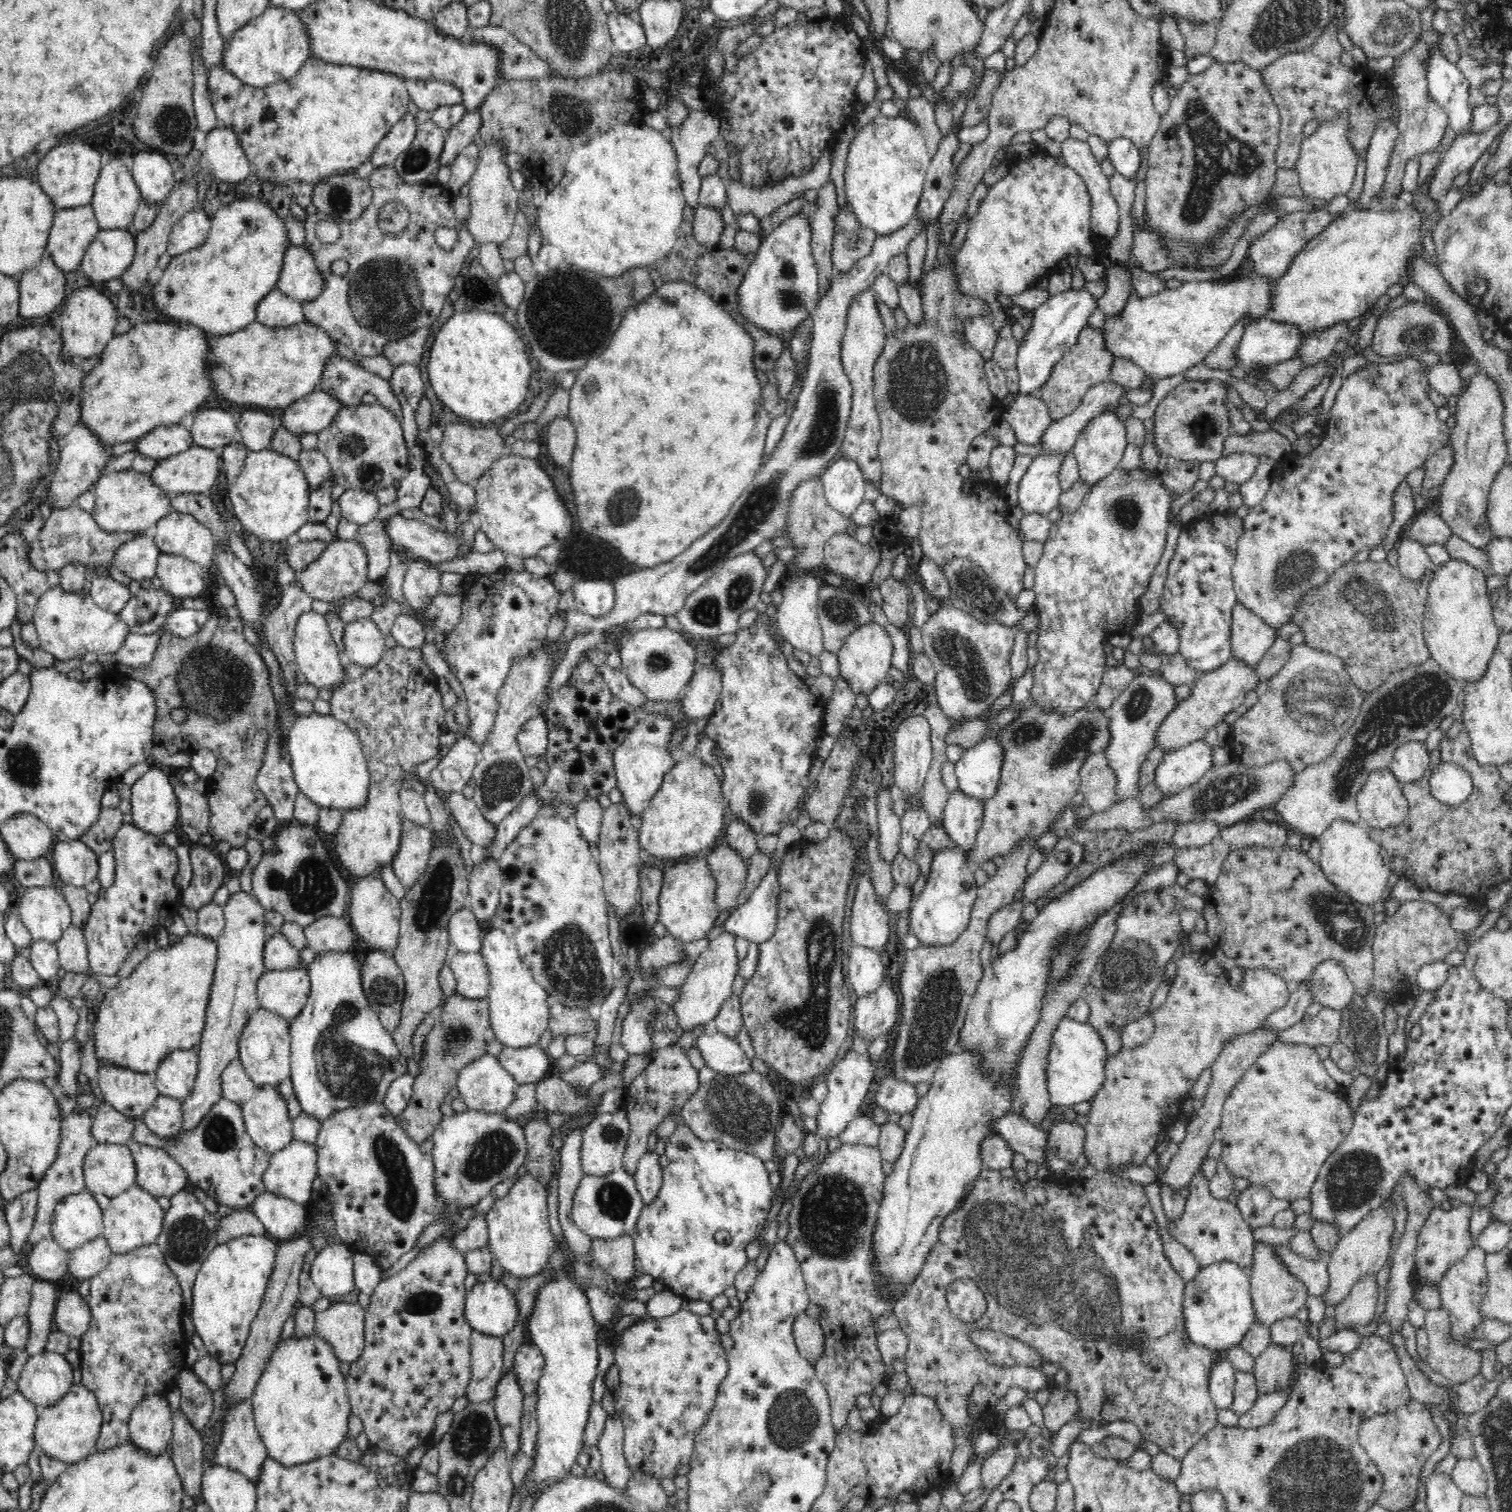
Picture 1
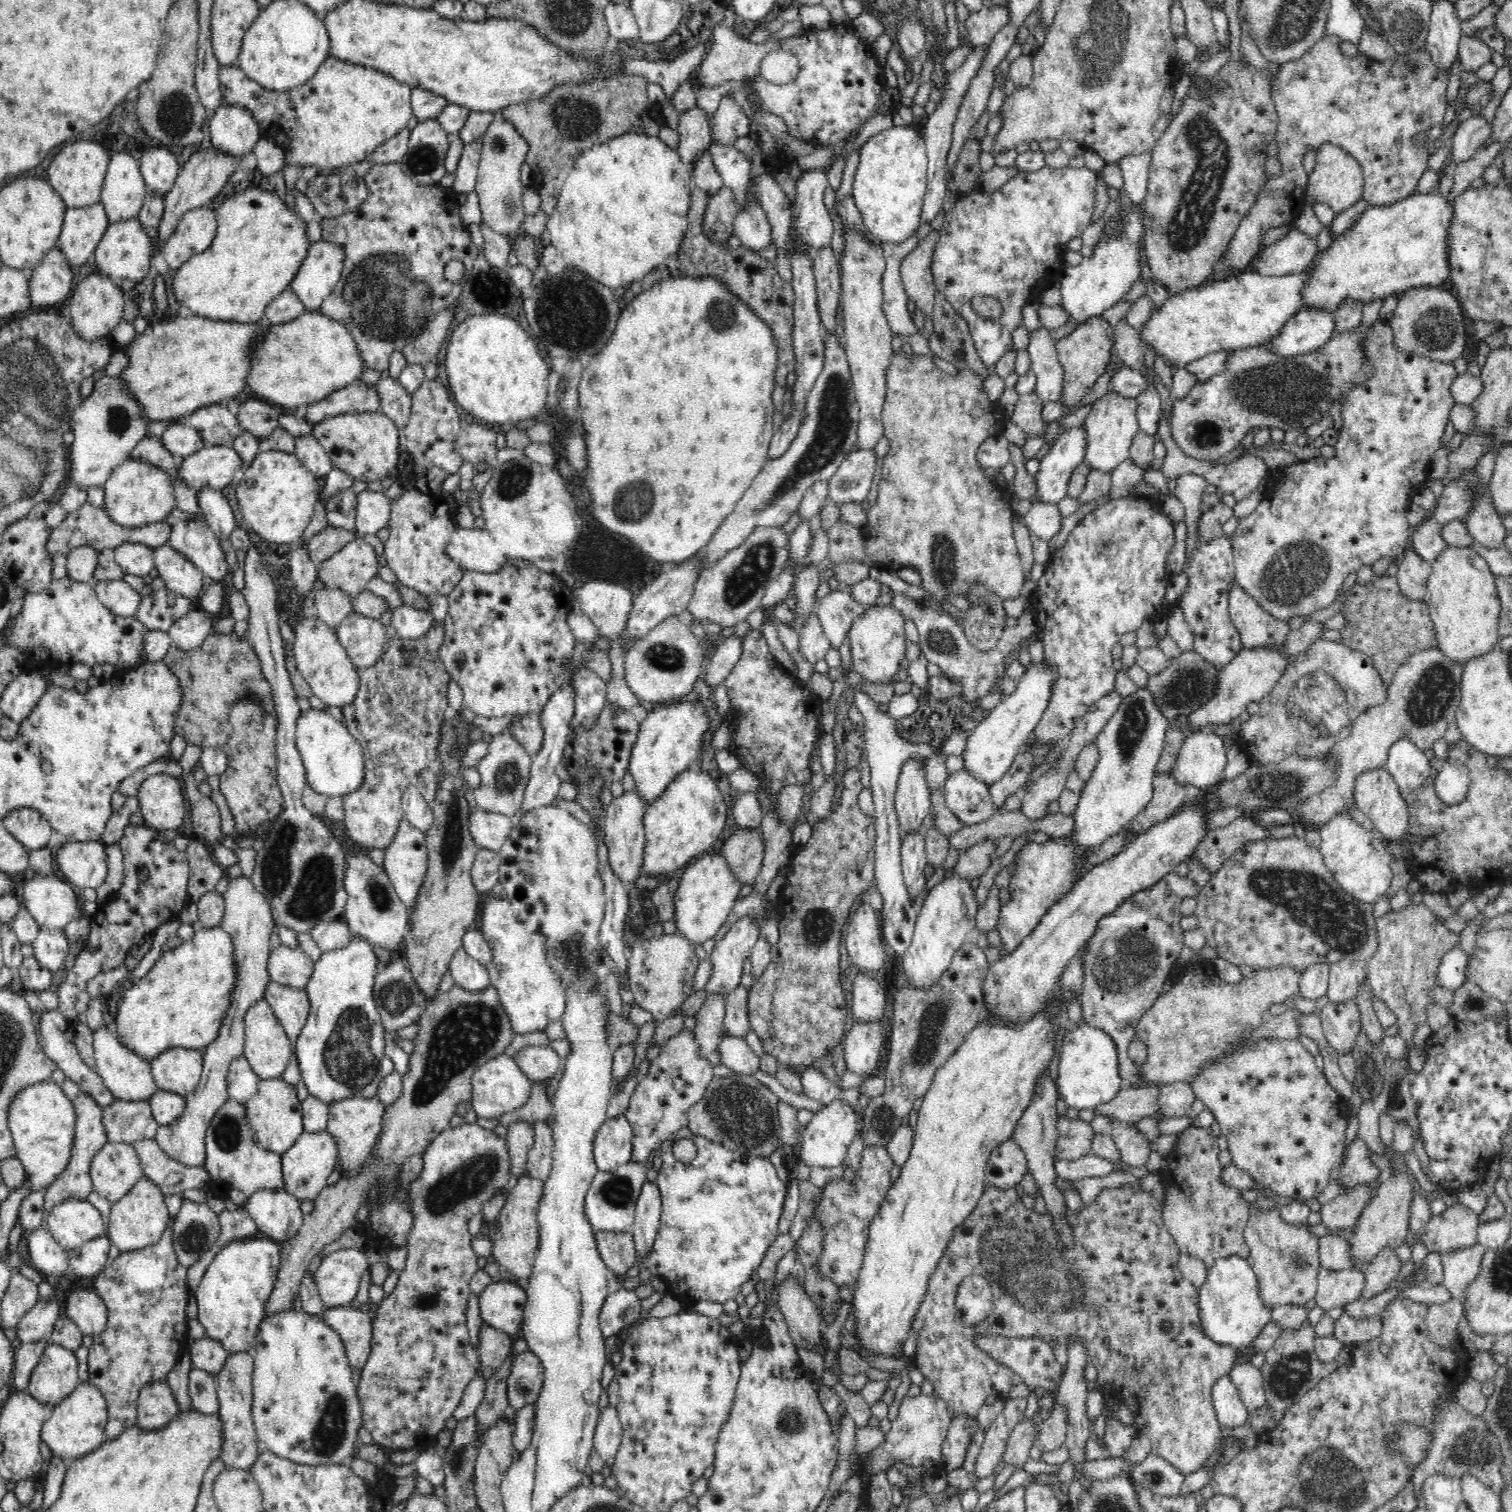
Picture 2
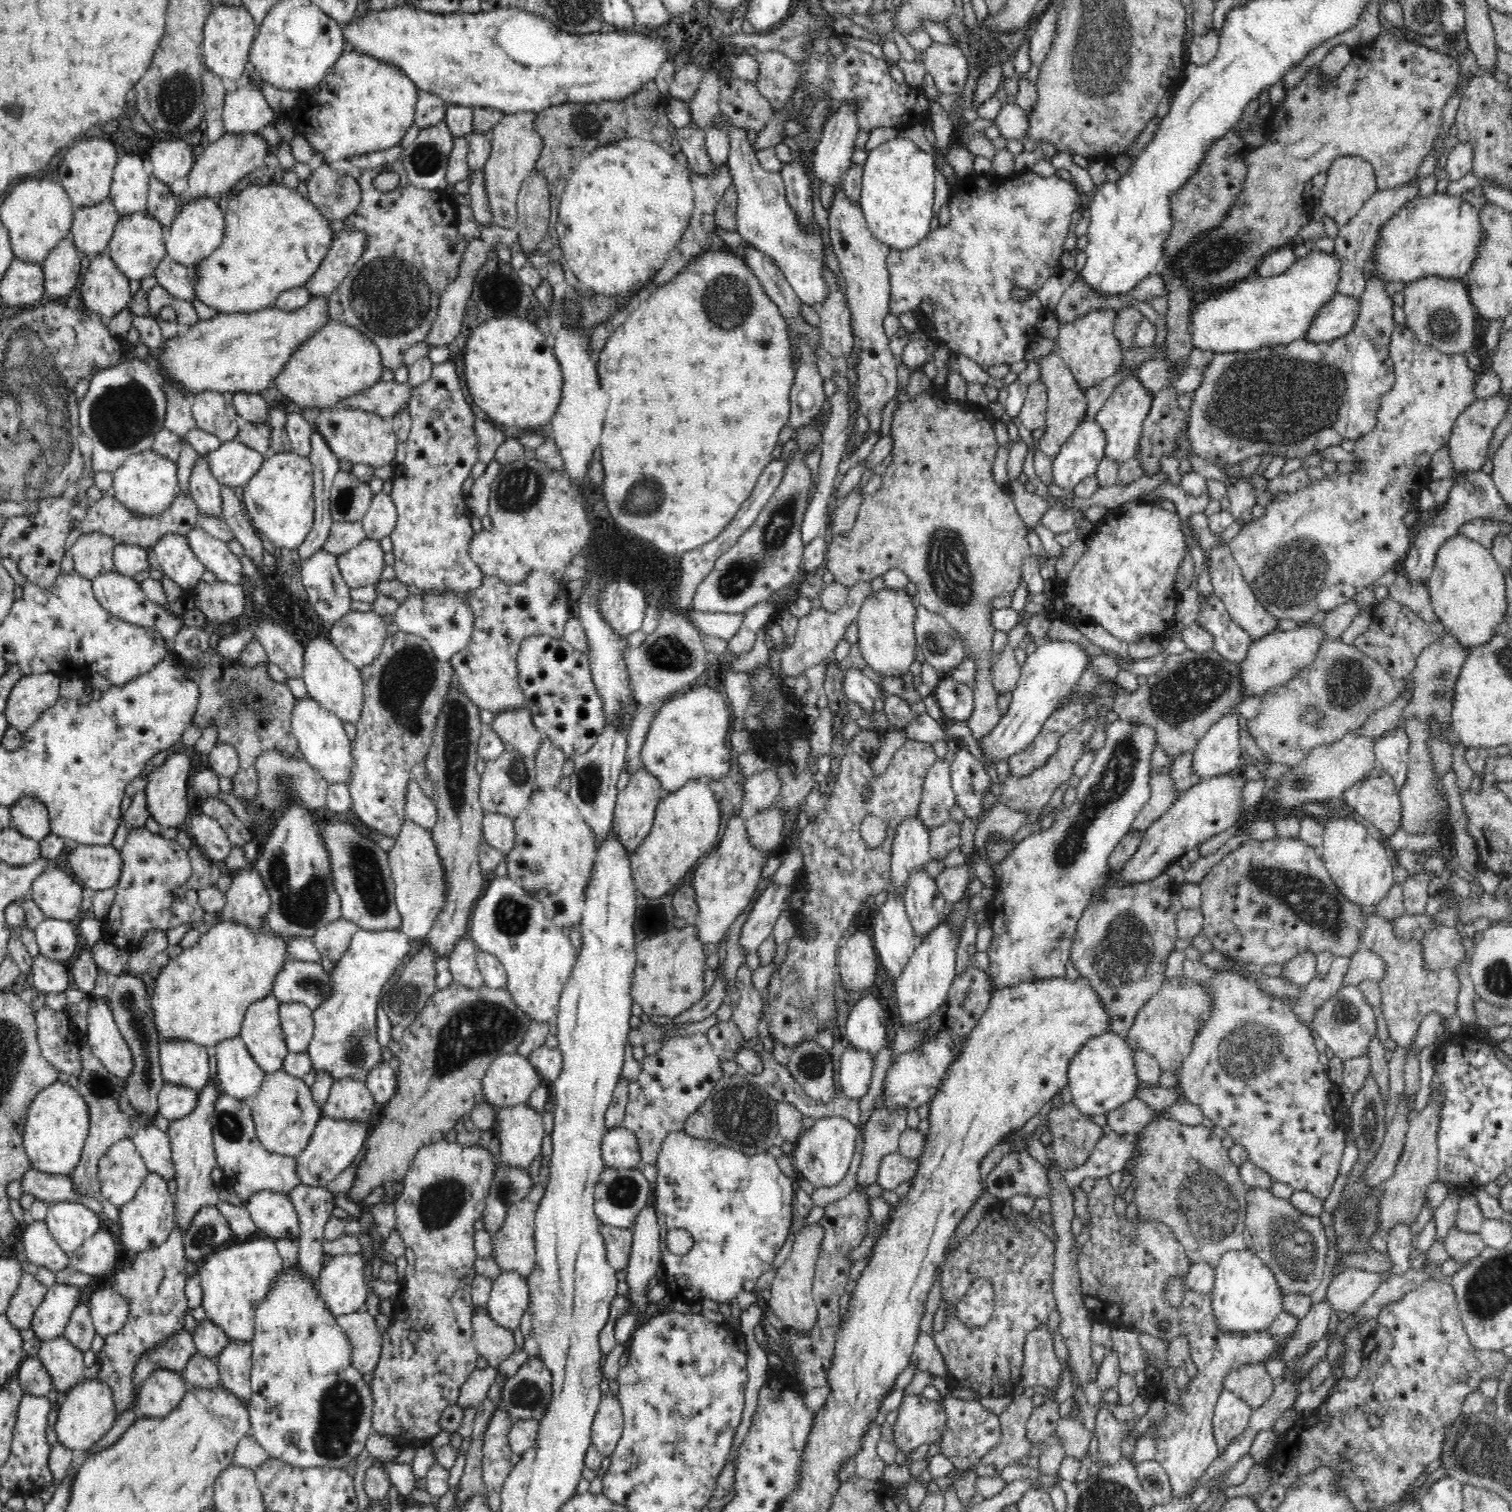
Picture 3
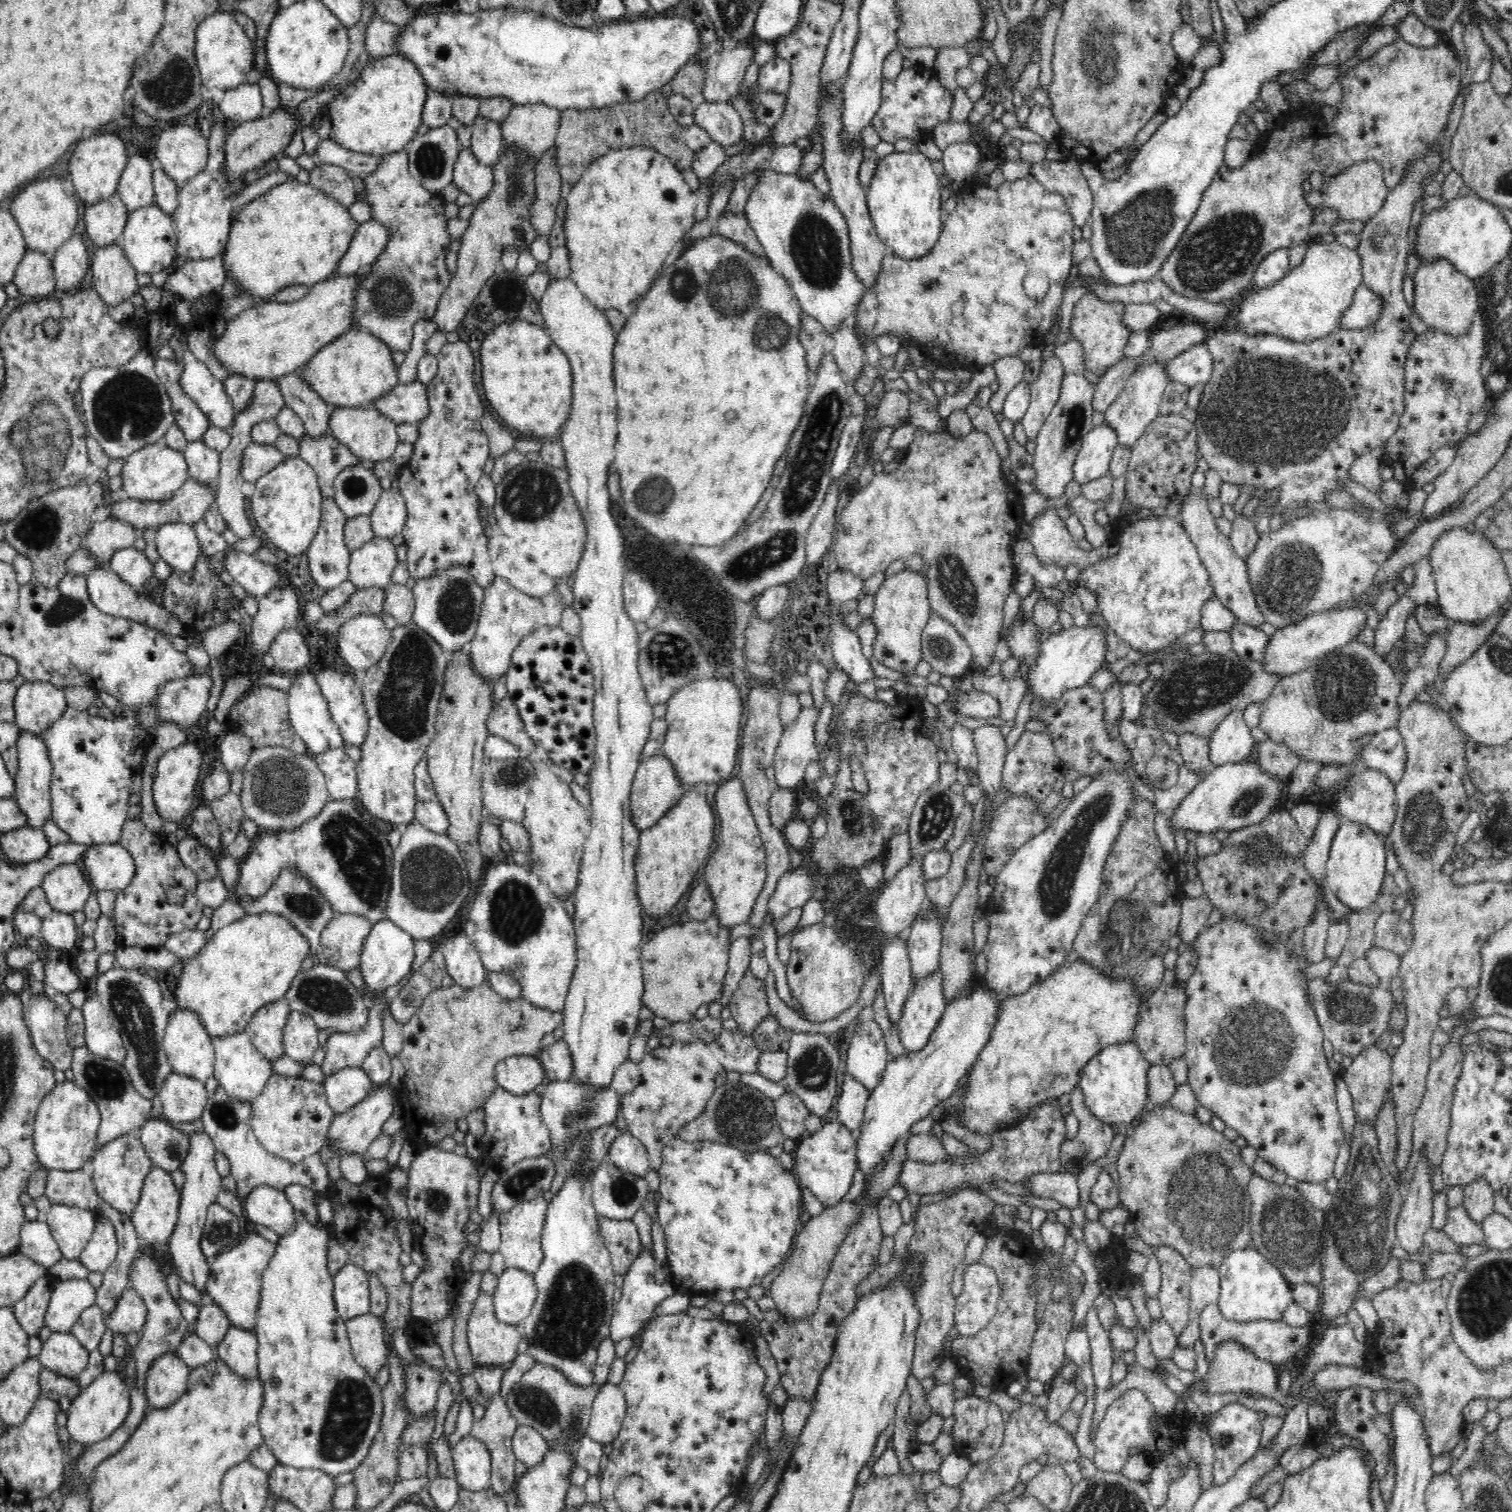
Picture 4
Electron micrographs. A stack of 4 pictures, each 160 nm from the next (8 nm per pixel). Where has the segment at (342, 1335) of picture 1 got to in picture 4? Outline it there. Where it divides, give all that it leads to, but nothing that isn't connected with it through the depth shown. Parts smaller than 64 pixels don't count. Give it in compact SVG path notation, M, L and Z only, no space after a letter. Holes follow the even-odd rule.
M366 1313L344 1323L356 1362L374 1378L387 1364L381 1317Z

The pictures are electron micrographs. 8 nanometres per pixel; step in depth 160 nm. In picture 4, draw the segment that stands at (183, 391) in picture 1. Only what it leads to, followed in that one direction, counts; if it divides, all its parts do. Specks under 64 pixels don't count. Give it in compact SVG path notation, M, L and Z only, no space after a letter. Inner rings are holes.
M358 273L352 275L336 275L322 282L311 285L305 298L290 303L272 303L270 300L256 307L246 308L234 320L228 320L226 332L214 344L214 354L220 362L226 364L230 372L238 372L238 376L250 380L274 381L286 374L299 370L322 346L348 332L354 325L354 317L350 316L355 306L355 291L359 290Z

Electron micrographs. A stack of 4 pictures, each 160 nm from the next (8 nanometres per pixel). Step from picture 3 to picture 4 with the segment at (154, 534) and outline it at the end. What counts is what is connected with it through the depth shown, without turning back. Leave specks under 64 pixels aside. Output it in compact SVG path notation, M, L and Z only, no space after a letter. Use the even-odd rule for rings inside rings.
M189 477L186 482L165 501L139 501L136 499L127 499L118 504L112 504L112 514L116 519L132 525L136 532L142 532L142 528L148 526L160 526L160 524L186 523L194 526L196 522L203 519L204 513L212 508L210 504L215 500L215 484L212 486L196 481Z

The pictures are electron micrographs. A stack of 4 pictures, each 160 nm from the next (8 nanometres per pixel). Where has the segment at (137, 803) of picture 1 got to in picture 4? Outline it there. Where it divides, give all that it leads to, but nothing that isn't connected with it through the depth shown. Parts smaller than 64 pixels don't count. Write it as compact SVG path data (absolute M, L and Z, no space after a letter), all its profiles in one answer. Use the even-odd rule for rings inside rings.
M194 739L162 754L152 784L155 808L158 809L162 820L177 822L190 814L194 804L194 790L200 778L200 766L202 766L202 751Z

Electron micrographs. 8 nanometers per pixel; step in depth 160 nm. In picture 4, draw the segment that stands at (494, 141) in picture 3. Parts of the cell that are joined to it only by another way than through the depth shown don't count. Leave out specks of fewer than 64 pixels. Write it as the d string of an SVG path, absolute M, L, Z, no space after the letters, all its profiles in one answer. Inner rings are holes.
M542 103L533 105L513 105L508 118L500 123L502 142L506 150L515 150L522 162L528 166L536 166L551 147L556 146L556 134L558 134L558 122L561 111Z

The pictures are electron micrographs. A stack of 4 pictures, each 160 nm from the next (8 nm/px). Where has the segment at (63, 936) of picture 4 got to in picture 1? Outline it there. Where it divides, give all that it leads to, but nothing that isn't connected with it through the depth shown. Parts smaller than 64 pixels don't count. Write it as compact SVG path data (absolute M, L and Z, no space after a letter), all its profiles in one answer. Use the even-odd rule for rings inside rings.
M33 941L29 948L29 961L36 969L38 976L46 984L52 985L57 978L58 970L60 970L55 942Z

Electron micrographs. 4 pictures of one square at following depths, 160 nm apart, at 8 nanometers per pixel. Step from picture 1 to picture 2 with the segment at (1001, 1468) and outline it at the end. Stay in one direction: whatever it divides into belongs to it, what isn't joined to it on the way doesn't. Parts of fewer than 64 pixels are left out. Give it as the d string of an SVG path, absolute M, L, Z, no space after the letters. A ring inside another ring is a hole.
M1024 1418L1008 1438L1006 1450L1002 1454L1002 1462L1005 1462L1005 1466L1015 1464L1020 1468L1030 1458L1030 1448L1037 1441L1034 1421Z

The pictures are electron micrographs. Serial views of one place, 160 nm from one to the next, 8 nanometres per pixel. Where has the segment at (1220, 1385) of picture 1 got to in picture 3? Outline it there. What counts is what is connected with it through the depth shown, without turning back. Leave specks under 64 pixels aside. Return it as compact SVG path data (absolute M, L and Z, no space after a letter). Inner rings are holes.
M1223 1390L1214 1406L1213 1433L1219 1454L1224 1454L1226 1446L1238 1438L1250 1420L1253 1409L1236 1394Z

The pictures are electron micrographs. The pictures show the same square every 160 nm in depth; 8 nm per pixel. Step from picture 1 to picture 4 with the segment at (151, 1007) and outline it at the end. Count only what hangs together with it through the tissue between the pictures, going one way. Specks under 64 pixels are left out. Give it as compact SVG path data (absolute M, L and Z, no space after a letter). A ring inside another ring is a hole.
M268 913L244 916L216 930L213 937L206 942L206 946L202 946L202 950L192 956L188 964L184 964L186 968L180 976L180 984L176 990L178 1009L188 1009L196 1013L210 1038L244 1031L258 1008L286 996L294 976L300 971L302 962L310 952L310 943L302 936L286 918Z

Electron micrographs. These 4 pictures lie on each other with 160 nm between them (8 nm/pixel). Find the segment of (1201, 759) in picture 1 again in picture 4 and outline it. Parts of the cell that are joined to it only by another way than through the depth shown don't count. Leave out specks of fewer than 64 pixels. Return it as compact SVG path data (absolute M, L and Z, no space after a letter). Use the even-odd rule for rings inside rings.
M1240 710L1228 714L1210 734L1207 756L1212 767L1236 764L1253 757L1256 740Z

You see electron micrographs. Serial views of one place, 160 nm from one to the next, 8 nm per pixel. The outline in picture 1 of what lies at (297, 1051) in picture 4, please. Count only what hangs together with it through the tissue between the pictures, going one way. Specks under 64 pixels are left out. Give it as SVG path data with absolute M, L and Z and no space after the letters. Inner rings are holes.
M291 967L290 970L267 970L256 982L256 995L261 1007L278 1013L289 1023L300 1014L310 994L308 967Z

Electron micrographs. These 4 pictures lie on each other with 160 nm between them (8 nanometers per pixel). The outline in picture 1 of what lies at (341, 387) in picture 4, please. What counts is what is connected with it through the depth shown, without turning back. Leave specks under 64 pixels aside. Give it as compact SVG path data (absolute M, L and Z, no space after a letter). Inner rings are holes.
M308 320L287 327L269 327L258 321L254 321L252 324L245 326L241 331L209 337L208 345L210 345L210 354L206 354L206 374L210 377L210 388L211 380L214 380L216 382L216 394L220 398L224 398L228 402L236 402L236 404L258 404L258 408L268 406L268 408L286 409L292 402L296 402L296 400L312 394L318 387L319 379L322 378L322 370L326 366L326 358L330 358L330 354L336 354L333 338L324 329Z

